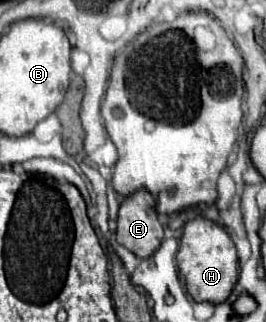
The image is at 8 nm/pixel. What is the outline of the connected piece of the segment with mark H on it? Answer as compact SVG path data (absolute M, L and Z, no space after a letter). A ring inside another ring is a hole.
M193 218L185 224L179 252L177 252L177 266L185 278L185 288L195 302L221 304L229 298L229 294L237 284L239 258L237 258L235 244L225 232L225 228L205 218Z

